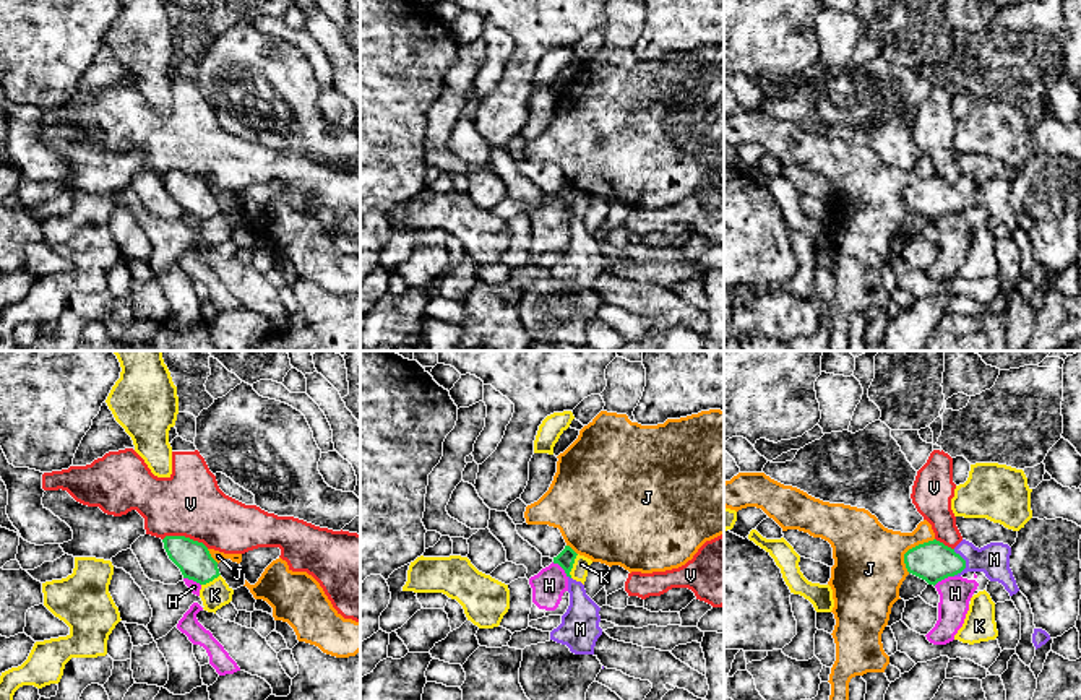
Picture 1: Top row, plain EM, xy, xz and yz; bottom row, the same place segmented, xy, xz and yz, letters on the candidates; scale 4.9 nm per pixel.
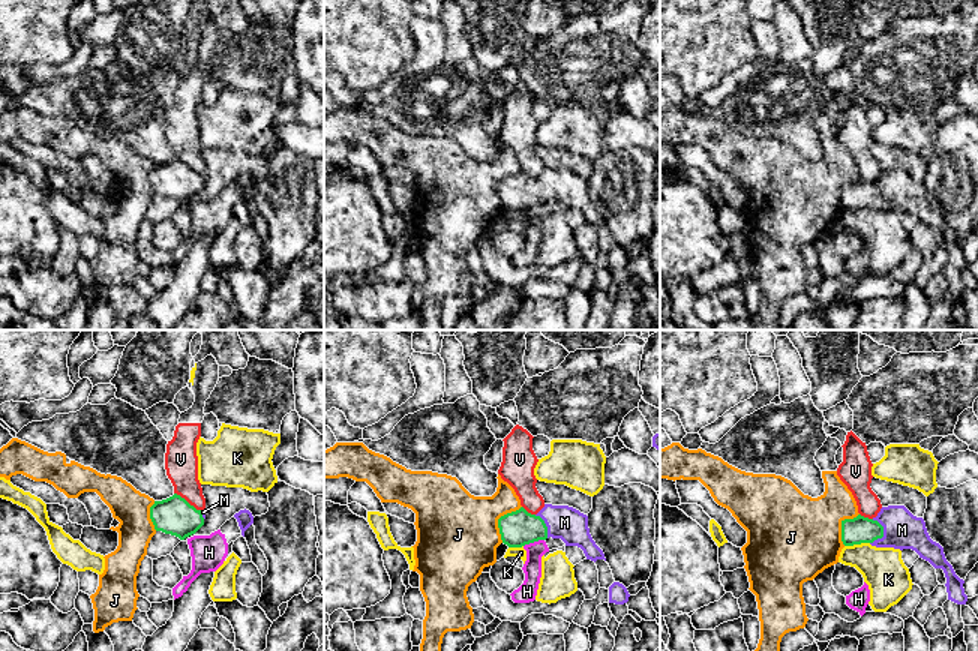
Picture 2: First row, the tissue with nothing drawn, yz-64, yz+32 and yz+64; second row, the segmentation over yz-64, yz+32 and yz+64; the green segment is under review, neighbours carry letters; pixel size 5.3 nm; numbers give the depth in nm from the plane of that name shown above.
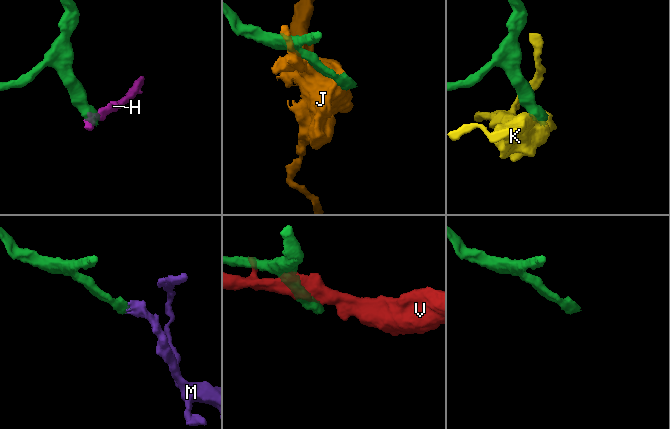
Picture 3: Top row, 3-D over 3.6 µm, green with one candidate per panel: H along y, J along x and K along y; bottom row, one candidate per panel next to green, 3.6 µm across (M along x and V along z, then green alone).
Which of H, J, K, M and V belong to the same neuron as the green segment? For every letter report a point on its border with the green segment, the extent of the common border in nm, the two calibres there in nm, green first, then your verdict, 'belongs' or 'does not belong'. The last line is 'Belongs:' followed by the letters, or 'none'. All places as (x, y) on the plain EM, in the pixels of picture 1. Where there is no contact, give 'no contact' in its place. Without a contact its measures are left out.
H: meets green in yz at (943, 215); contact 120 nm long; 200 nm thick on the green side, 160 nm on the other; does not belong
J: meets green in yz at (909, 185); contact 220 nm long; 200 nm thick on the green side, 360 nm on the other; does not belong
K: meets green in xz at (572, 202); contact 130 nm long; 90 nm thick on the green side, 80 nm on the other; does not belong
M: meets green in yz at (964, 198); contact 140 nm long; 200 nm thick on the green side, 160 nm on the other; belongs
V: meets green in xy at (184, 172); contact 240 nm long; 170 nm thick on the green side, 320 nm on the other; does not belong
Belongs: M

